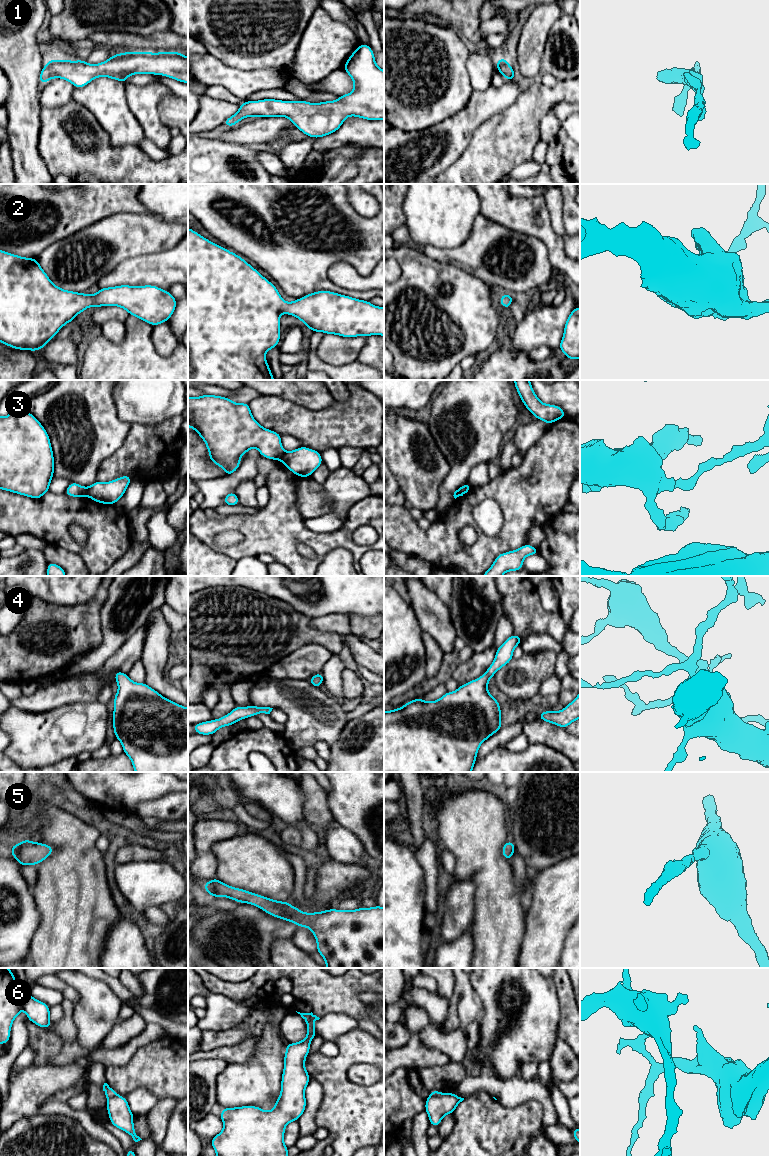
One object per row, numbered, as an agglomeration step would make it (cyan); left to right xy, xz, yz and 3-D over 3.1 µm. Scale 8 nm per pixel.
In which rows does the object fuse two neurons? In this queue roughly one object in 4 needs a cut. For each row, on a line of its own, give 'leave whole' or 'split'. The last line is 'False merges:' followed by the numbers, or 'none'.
1: leave whole
2: leave whole
3: split
4: leave whole
5: leave whole
6: split
False merges: 3, 6

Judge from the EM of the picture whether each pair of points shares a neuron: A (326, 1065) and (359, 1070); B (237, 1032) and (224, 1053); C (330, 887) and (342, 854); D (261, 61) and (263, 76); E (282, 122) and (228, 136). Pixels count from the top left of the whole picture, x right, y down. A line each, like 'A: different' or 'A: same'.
A: different
B: different
C: different
D: different
E: same

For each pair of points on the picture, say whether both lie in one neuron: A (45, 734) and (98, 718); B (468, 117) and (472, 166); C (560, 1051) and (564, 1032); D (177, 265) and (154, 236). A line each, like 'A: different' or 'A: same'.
A: same
B: different
C: different
D: different

